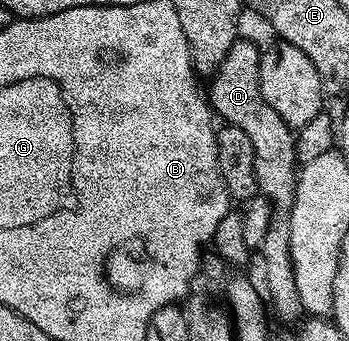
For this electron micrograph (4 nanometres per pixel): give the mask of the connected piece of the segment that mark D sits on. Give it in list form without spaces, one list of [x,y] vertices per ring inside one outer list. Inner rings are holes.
[[[246,37],[236,39],[229,53],[225,53],[225,61],[221,61],[210,80],[209,106],[220,120],[223,118],[224,124],[249,133],[259,194],[271,202],[271,224],[265,233],[265,241],[257,249],[258,254],[263,254],[263,279],[267,282],[267,291],[271,294],[276,313],[287,319],[298,320],[304,310],[295,280],[295,263],[291,259],[291,214],[299,180],[295,131],[288,123],[281,121],[277,109],[273,109],[273,105],[261,97],[260,58],[260,48],[255,48]]]

